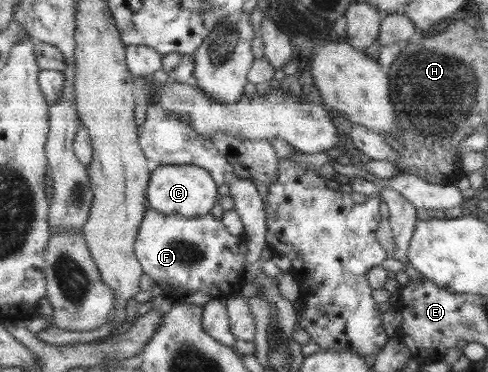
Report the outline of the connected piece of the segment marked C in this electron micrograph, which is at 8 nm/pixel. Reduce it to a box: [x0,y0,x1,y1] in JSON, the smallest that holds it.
[146,165,219,217]

